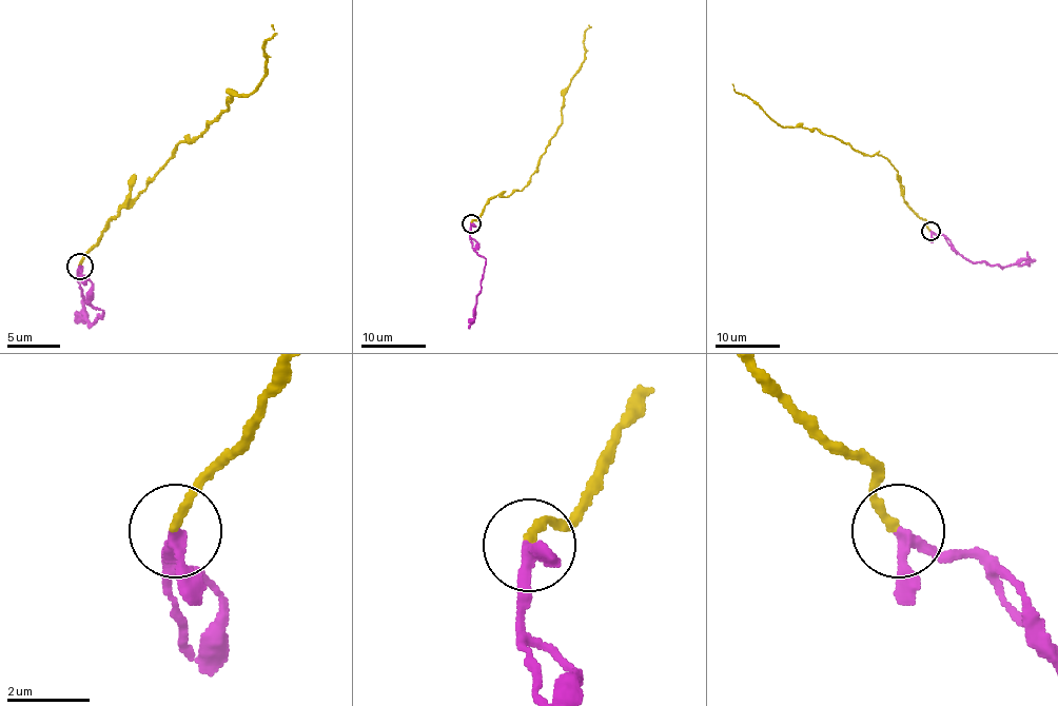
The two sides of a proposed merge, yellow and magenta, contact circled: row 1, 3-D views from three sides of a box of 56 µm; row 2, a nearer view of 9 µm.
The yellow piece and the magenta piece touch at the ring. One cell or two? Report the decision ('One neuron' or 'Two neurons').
One neuron

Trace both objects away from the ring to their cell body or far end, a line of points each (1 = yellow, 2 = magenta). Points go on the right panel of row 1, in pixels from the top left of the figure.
1: (931, 231), (904, 200), (898, 171), (886, 159), (877, 154), (863, 156), (830, 135), (780, 126), (731, 84)
2: (931, 231), (941, 234), (967, 260), (1001, 267), (1026, 265), (1036, 260)

